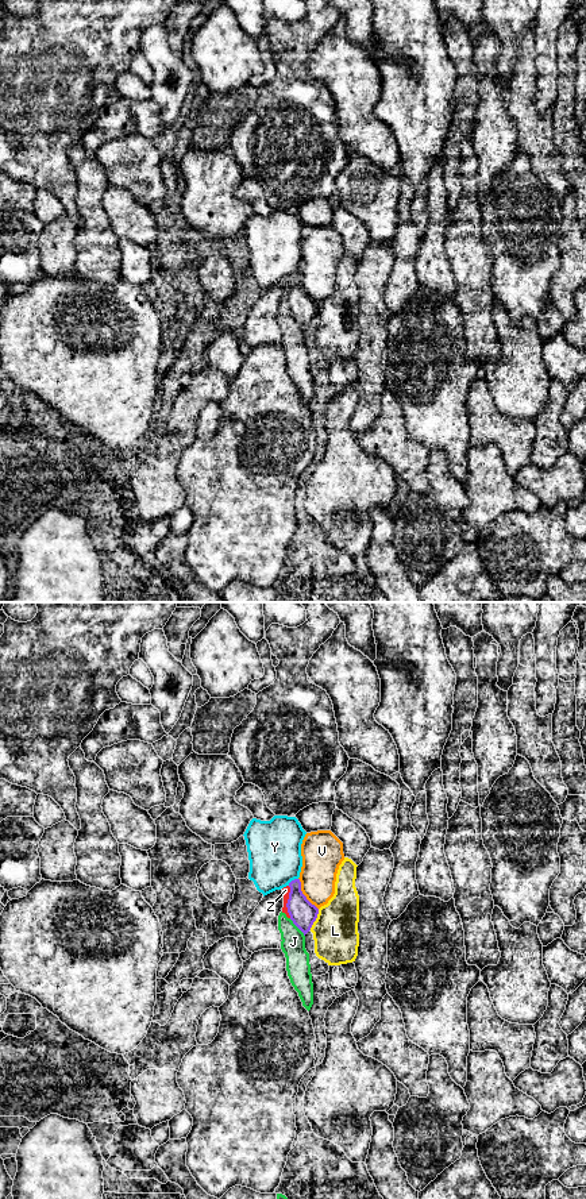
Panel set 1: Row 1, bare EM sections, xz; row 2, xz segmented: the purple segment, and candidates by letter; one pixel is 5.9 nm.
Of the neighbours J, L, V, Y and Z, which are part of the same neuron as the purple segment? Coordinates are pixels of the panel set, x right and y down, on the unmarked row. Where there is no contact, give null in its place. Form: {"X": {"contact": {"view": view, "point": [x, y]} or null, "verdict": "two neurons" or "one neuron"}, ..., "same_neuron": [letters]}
{"J": {"contact": {"view": "xz", "point": [297, 322]}, "verdict": "two neurons"}, "L": {"contact": {"view": "xz", "point": [315, 315]}, "verdict": "two neurons"}, "V": {"contact": {"view": "xz", "point": [303, 289]}, "verdict": "two neurons"}, "Y": {"contact": {"view": "xz", "point": [292, 276]}, "verdict": "two neurons"}, "Z": {"contact": {"view": "xz", "point": [288, 297]}, "verdict": "two neurons"}, "same_neuron": []}

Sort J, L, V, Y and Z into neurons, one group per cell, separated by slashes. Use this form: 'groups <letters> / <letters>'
groups J Z / L / V / Y

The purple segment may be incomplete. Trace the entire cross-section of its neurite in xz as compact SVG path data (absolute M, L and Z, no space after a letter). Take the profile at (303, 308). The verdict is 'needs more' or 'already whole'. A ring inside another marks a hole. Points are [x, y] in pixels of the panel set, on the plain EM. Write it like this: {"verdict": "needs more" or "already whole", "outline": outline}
{"verdict": "already whole", "outline": "M294 274L289 278L290 288L286 298L288 308L293 319L304 328L311 325L313 317L317 313L319 304L312 300L301 286L300 274Z"}

